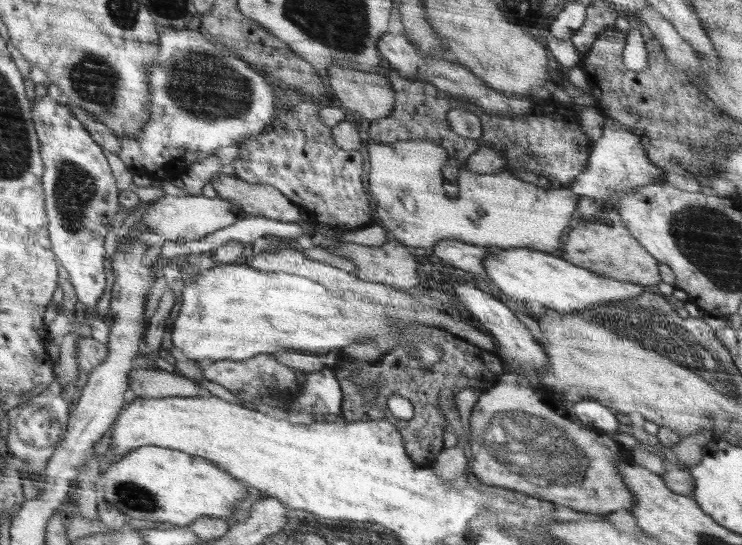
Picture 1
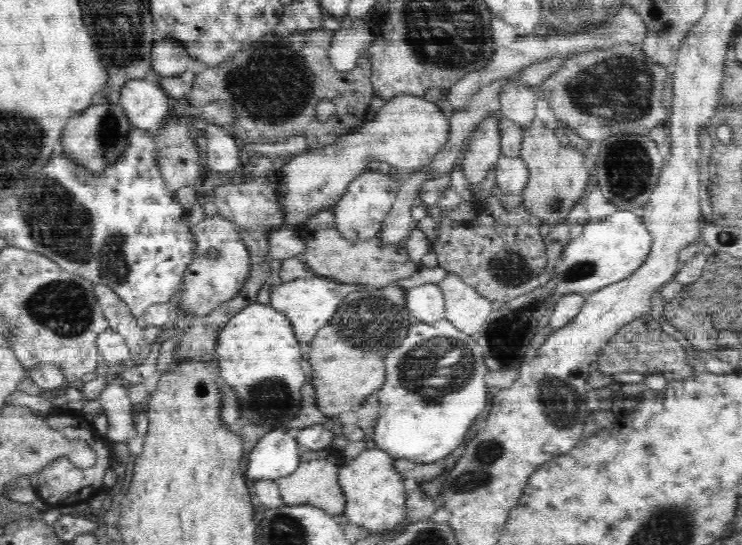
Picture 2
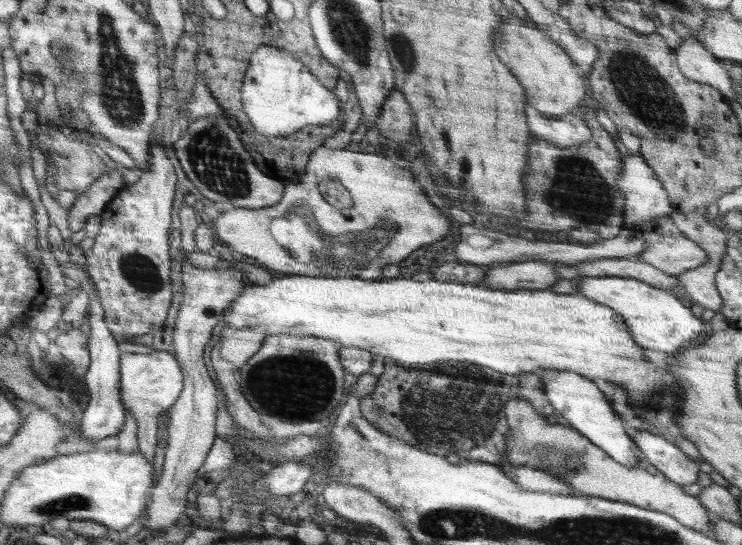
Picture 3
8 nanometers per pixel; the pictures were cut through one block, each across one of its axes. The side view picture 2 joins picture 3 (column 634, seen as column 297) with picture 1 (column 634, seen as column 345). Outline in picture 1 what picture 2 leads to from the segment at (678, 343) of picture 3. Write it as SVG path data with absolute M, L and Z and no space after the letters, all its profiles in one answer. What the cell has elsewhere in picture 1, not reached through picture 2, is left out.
M527 248L501 249L484 260L484 269L487 276L508 297L540 302L560 315L572 314L578 310L592 310L596 306L610 306L612 302L638 298L644 292L640 284L604 277L562 257Z

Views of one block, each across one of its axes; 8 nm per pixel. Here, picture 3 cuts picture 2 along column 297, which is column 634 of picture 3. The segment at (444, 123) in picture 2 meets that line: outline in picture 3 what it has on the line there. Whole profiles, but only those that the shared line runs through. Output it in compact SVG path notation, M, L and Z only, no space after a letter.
M640 154L623 158L623 173L619 177L619 187L626 198L624 209L624 222L627 227L633 227L654 220L670 216L675 208L667 194L667 189L660 182L658 175L652 170L651 165Z

